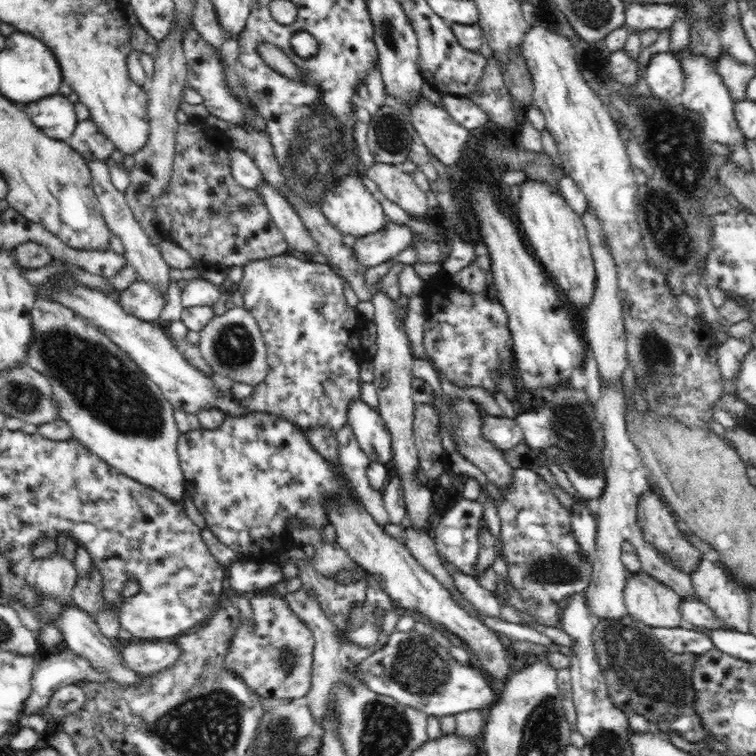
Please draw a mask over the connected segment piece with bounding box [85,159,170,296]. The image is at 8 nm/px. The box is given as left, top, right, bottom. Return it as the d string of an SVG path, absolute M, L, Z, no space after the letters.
M92 159L85 160L93 182L98 204L105 220L108 229L122 241L124 245L124 258L127 262L136 269L137 281L144 280L155 286L155 290L161 290L163 294L167 294L169 288L169 272L170 266L164 261L161 256L161 251L155 246L151 239L144 233L144 229L139 226L139 221L136 220L132 210L126 202L124 193L117 190L114 184L110 181L110 170L106 165L106 161L96 161Z

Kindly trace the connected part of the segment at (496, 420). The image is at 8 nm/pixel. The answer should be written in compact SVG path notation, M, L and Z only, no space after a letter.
M485 413L482 416L482 436L503 451L524 442L524 435L514 418Z

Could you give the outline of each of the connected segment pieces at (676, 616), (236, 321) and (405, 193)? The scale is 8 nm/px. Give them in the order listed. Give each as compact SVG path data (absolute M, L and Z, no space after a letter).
M644 570L631 573L623 590L627 612L638 623L654 629L680 627L681 596Z
M234 307L216 315L199 334L199 350L203 360L211 366L210 374L227 376L234 382L244 382L253 387L264 382L269 368L267 349L256 319L244 307Z
M375 161L371 167L367 168L367 176L370 180L374 180L374 182L376 182L384 197L388 197L388 200L400 205L400 207L402 207L410 217L420 220L428 218L429 207L426 202L426 193L418 187L414 182L412 175L408 173L408 171L402 171L401 166Z

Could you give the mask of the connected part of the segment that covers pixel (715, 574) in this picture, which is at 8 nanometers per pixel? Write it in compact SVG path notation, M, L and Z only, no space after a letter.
M701 558L696 570L692 571L689 575L691 576L692 586L694 591L696 591L697 598L706 604L713 613L716 613L716 618L724 623L724 628L742 633L749 632L751 610L747 590L742 587L742 584L738 584L732 578L724 566Z

